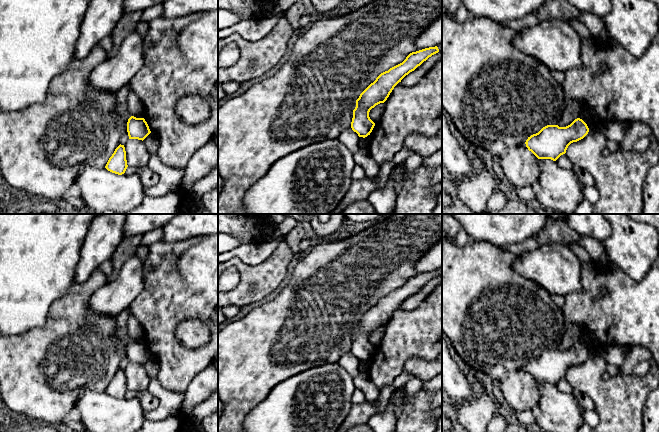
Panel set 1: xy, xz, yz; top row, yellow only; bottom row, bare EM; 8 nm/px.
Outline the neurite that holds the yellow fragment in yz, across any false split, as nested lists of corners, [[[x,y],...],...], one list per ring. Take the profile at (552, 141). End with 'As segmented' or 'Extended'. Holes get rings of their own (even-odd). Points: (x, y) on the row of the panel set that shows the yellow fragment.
[[[580,118],[566,127],[547,125],[538,133],[531,135],[525,144],[538,159],[556,161],[566,153],[568,146],[583,139],[589,132],[587,124]]]. As segmented

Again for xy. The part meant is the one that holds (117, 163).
[[[119,145],[109,158],[105,168],[115,174],[122,175],[127,169],[126,151],[124,145]]]. As segmented

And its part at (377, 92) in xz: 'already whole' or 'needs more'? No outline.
already whole

